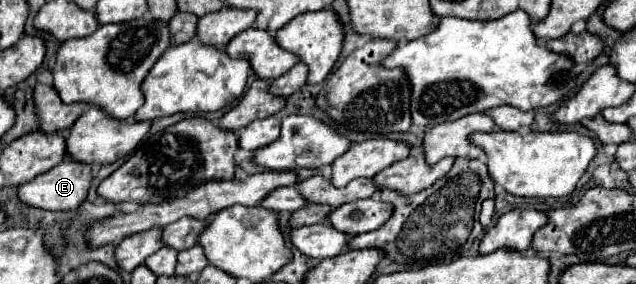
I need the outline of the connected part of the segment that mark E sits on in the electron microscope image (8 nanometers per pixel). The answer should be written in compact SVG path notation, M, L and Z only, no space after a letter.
M67 159L21 185L19 199L27 205L49 211L77 209L87 199L91 181L91 167L79 167L79 163L71 163L71 159Z

